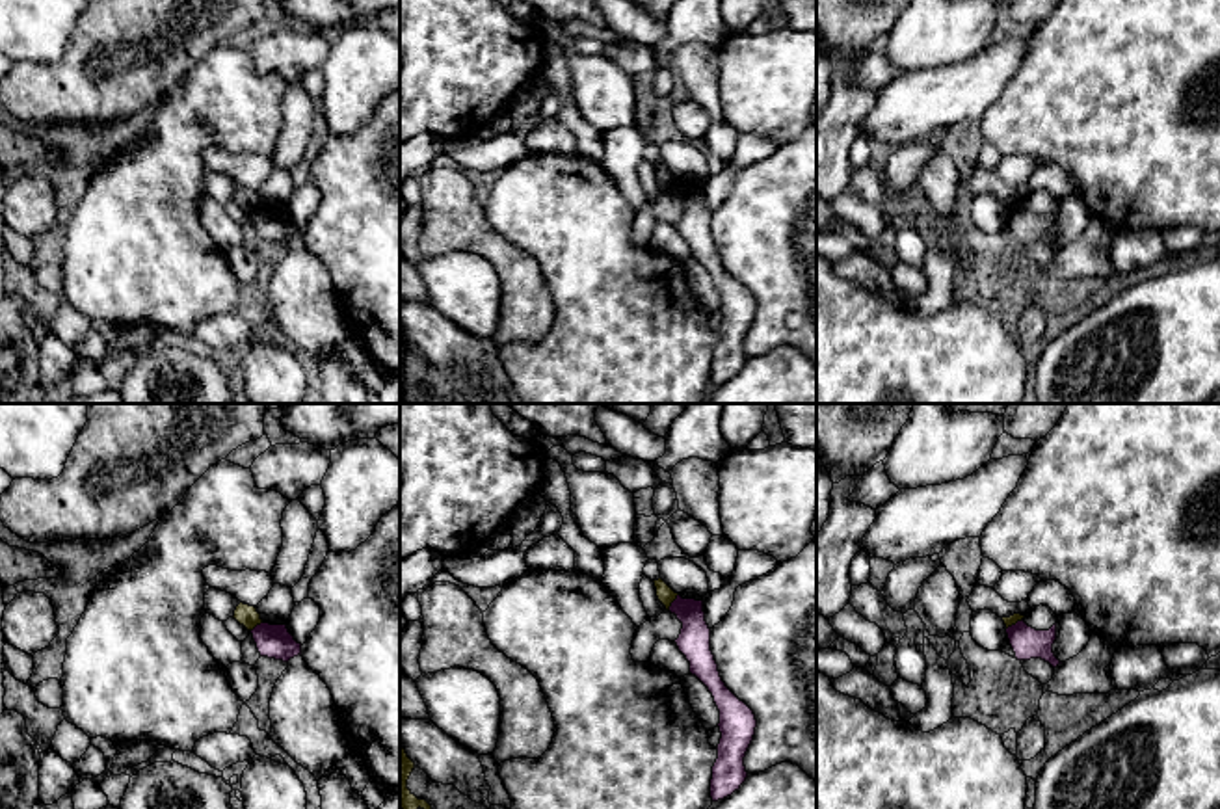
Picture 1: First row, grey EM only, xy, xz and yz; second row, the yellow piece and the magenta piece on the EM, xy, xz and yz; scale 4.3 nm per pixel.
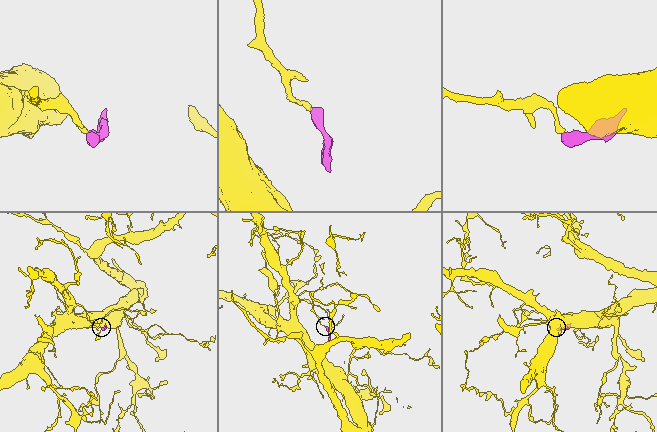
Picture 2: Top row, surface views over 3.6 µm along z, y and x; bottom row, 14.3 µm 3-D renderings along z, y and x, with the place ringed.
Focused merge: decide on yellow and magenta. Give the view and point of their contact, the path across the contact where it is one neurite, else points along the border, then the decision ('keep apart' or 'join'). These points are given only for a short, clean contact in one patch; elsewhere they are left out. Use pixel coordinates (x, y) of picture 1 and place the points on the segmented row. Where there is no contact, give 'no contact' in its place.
xz (674, 599) | along xz (677, 594), (668, 609) | keep apart

